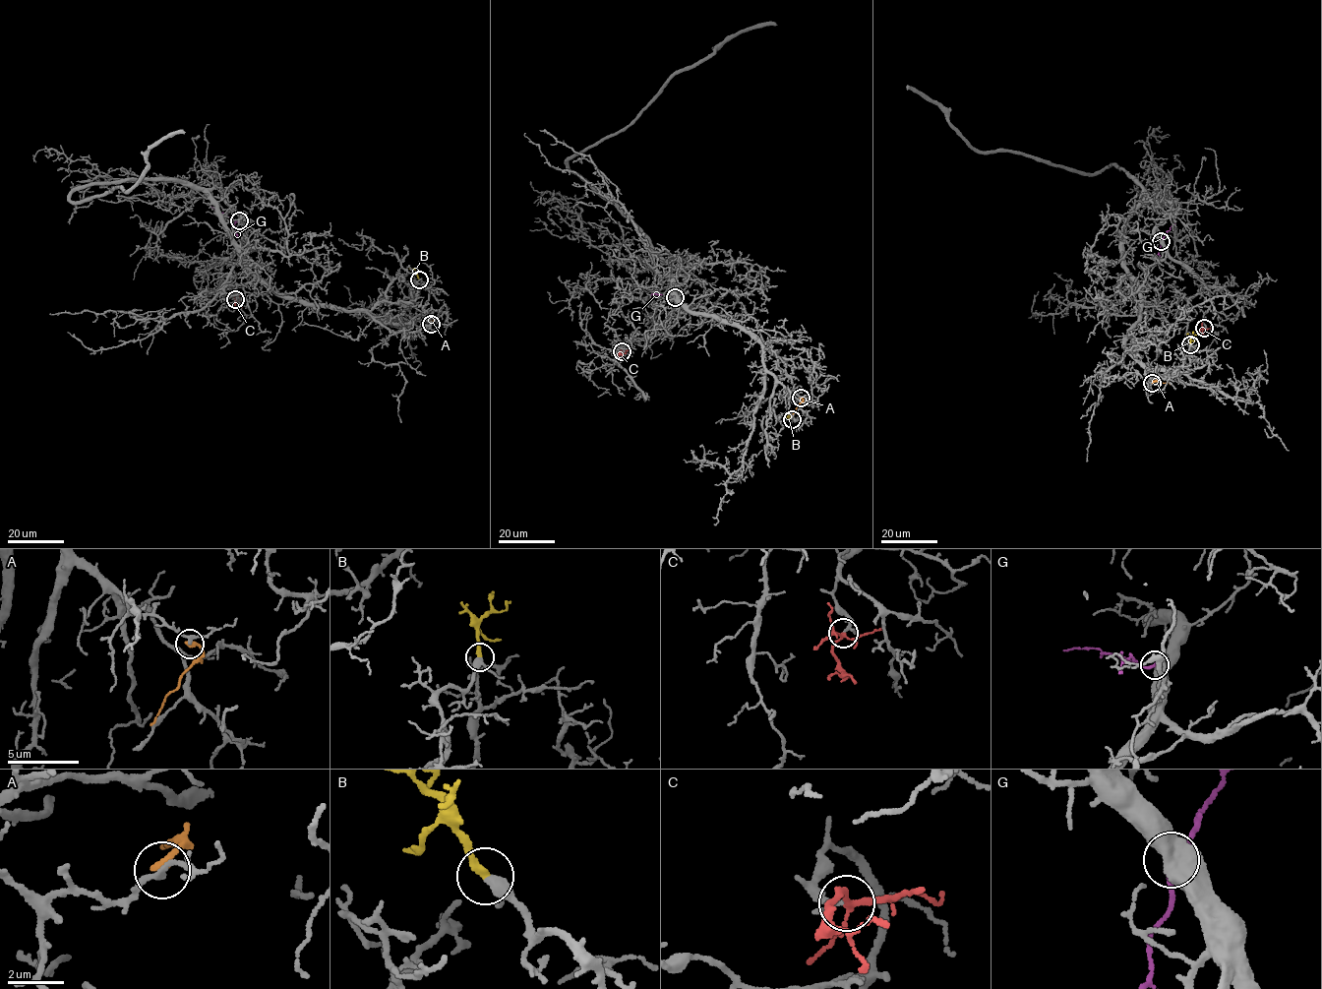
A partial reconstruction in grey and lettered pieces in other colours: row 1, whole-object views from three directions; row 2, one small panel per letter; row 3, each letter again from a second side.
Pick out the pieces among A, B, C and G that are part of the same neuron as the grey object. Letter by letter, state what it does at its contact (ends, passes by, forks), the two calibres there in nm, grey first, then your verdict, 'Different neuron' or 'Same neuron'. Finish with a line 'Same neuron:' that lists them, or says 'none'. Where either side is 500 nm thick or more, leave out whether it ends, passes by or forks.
A: It ends there. Thickness 180 nm (grey) against 320 nm. Different neuron
B: It ends there. Thickness 320 nm (grey) against 280 nm. Same neuron
C: It forks there. Thickness 120 nm (grey) against 160 nm. Different neuron
G: Thickness 600 nm (grey) against 200 nm. Same neuron
Same neuron: B, G

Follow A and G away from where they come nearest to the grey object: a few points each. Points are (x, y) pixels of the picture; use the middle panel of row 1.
A: (801, 398), (803, 401), (792, 414)
G: (675, 298), (654, 293), (650, 295)

